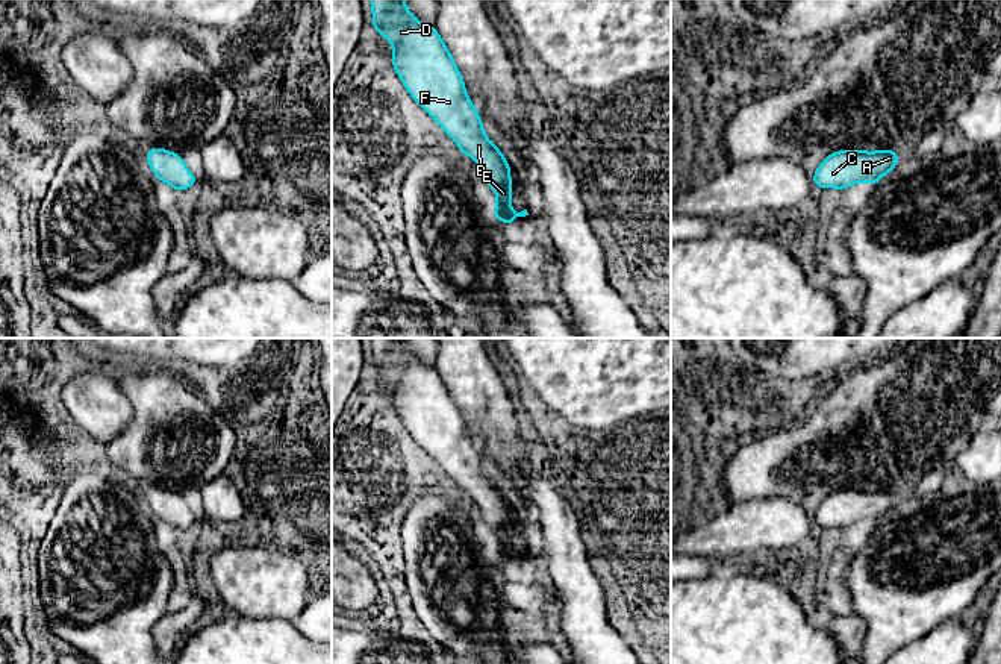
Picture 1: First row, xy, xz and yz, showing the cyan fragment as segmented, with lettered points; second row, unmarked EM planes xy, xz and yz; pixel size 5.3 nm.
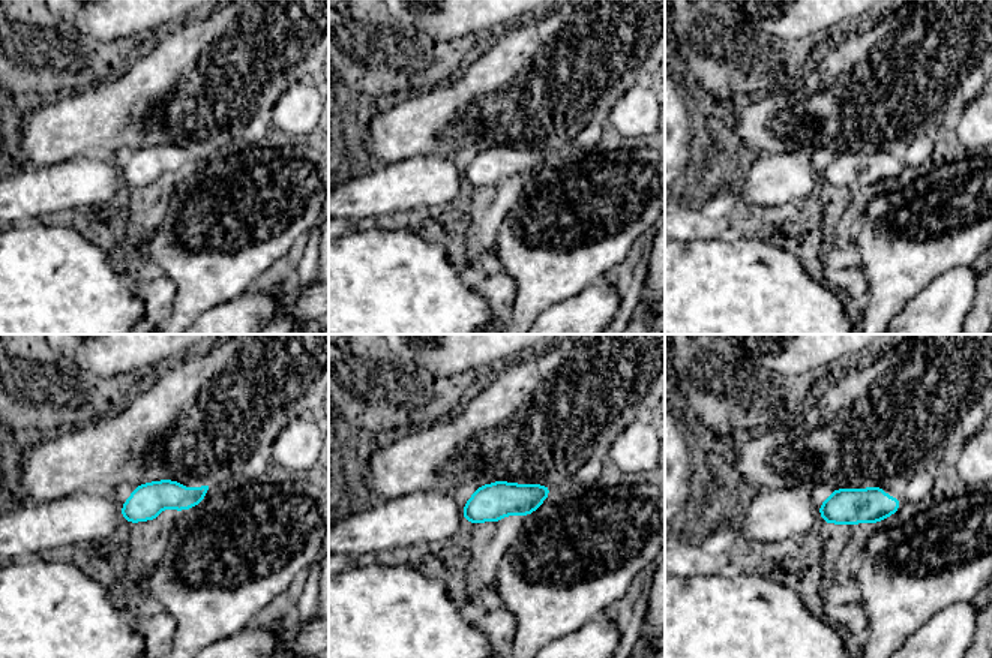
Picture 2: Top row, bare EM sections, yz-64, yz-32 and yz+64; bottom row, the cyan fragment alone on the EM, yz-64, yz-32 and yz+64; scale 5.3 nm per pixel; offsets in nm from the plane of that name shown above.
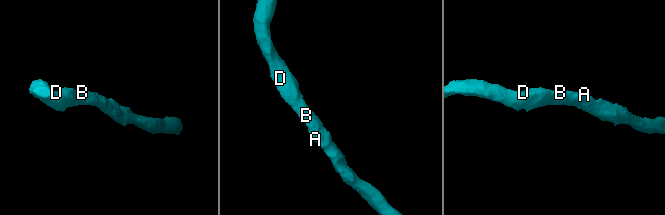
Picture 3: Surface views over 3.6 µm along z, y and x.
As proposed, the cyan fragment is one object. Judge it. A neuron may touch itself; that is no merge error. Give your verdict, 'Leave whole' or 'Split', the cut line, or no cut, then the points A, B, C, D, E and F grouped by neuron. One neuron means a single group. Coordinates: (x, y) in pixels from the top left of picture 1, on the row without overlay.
Leave whole. No split. Groups: A B C D E F

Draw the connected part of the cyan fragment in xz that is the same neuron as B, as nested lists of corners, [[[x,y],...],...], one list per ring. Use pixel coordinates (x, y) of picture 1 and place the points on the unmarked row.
[[[370,338],[373,347],[373,365],[392,384],[392,406],[413,440],[432,455],[457,484],[457,488],[471,496],[480,508],[482,518],[497,534],[497,546],[492,555],[510,565],[516,556],[529,555],[527,549],[515,552],[507,543],[513,540],[510,532],[510,506],[501,490],[485,475],[479,450],[466,435],[465,423],[457,405],[435,365],[424,365],[406,347],[404,338]]]

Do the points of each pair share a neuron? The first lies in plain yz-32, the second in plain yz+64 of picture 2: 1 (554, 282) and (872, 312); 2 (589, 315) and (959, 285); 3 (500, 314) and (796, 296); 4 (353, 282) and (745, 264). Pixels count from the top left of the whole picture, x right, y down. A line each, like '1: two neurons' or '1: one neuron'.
1: one neuron
2: one neuron
3: two neurons
4: one neuron

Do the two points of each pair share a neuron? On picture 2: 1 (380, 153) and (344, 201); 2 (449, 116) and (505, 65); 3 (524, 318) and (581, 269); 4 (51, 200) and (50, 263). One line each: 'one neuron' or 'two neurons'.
1: two neurons
2: one neuron
3: one neuron
4: two neurons

